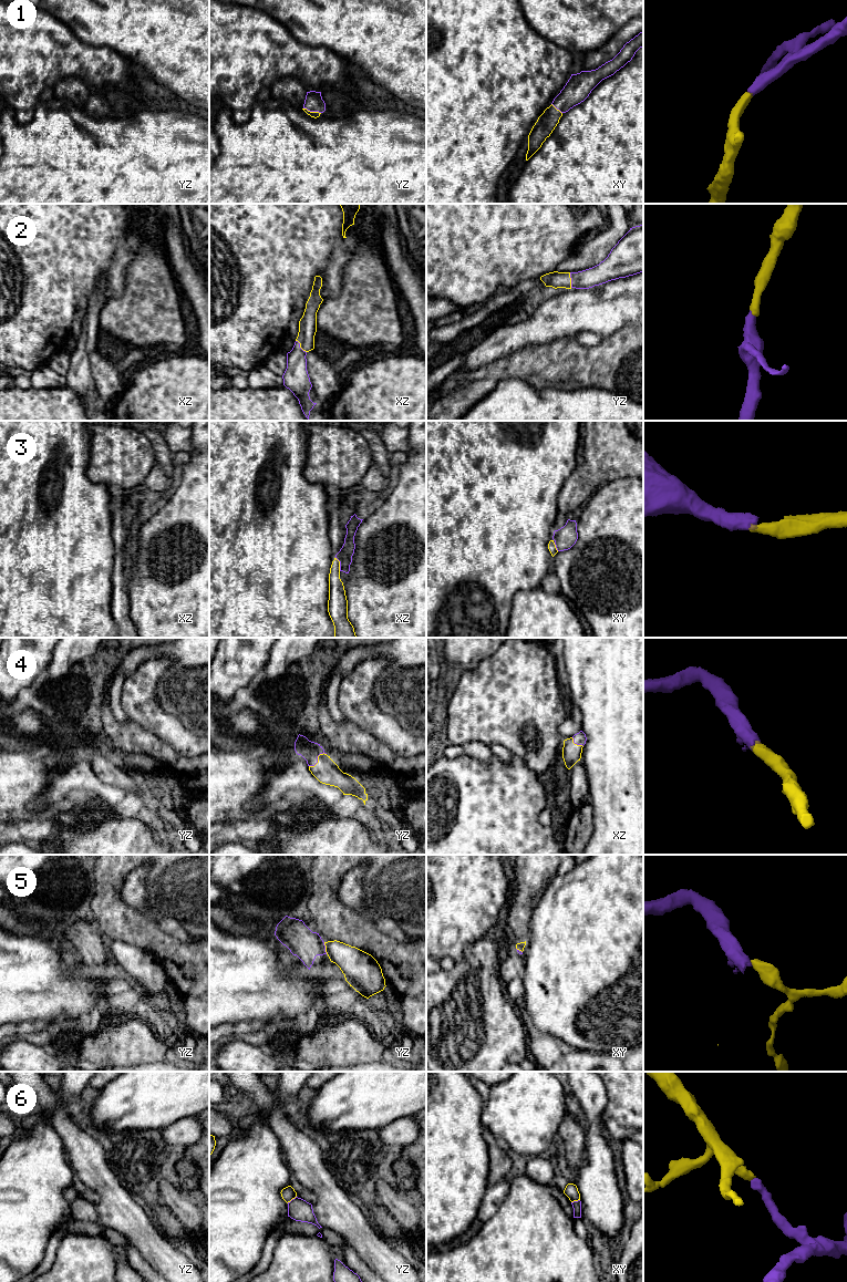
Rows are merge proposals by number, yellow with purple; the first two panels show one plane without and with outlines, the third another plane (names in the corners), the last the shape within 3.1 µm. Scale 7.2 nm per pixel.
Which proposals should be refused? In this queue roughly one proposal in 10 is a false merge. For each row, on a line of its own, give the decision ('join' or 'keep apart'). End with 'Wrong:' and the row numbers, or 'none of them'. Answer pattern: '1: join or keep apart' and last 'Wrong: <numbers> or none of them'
1: join
2: join
3: join
4: join
5: keep apart
6: keep apart
Wrong: 5, 6

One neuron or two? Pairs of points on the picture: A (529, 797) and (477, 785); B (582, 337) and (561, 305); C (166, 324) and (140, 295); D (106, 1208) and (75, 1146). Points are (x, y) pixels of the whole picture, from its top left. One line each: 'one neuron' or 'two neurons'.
A: one neuron
B: two neurons
C: one neuron
D: one neuron

